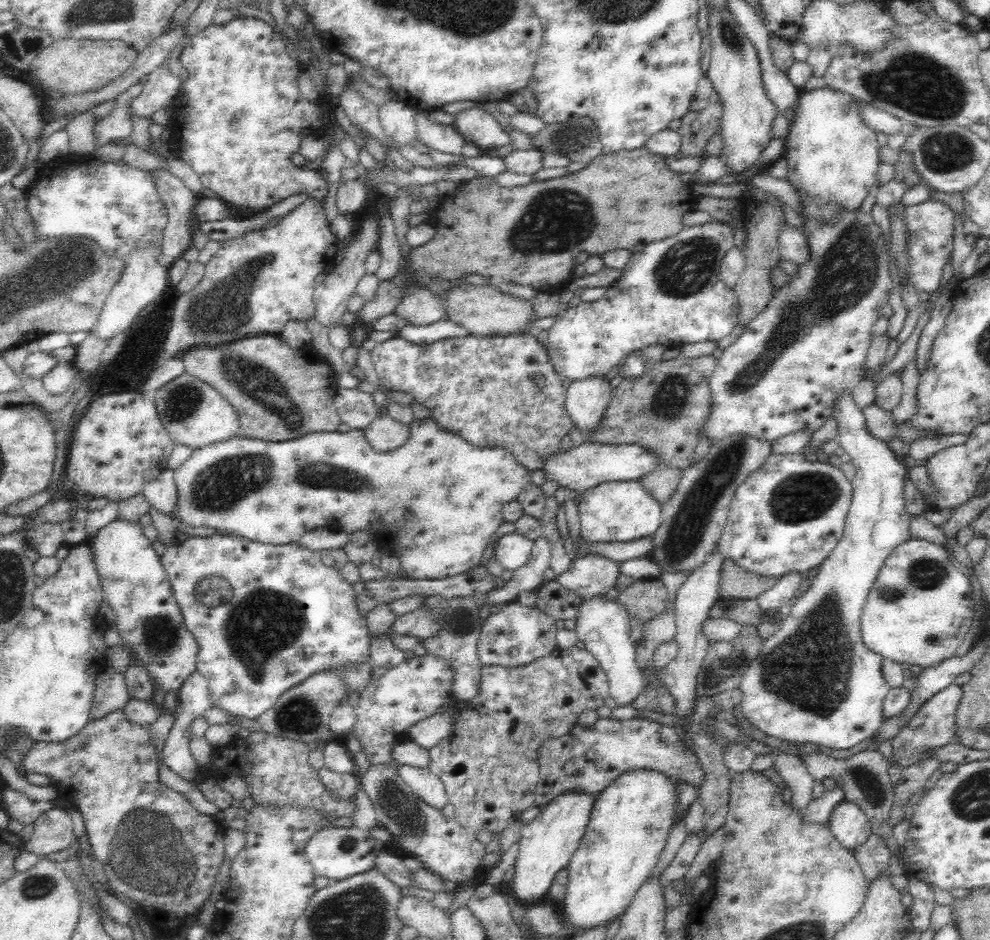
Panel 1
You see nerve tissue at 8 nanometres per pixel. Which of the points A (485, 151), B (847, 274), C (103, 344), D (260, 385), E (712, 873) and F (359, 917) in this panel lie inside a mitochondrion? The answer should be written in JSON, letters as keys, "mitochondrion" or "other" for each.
{"A":"other","B":"mitochondrion","C":"other","D":"mitochondrion","E":"other","F":"mitochondrion"}

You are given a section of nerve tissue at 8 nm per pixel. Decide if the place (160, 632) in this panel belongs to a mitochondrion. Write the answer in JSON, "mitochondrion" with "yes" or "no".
{"mitochondrion":"yes"}

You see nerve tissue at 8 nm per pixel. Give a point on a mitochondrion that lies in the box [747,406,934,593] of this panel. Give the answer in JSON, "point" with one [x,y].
{"point":[800,497]}

